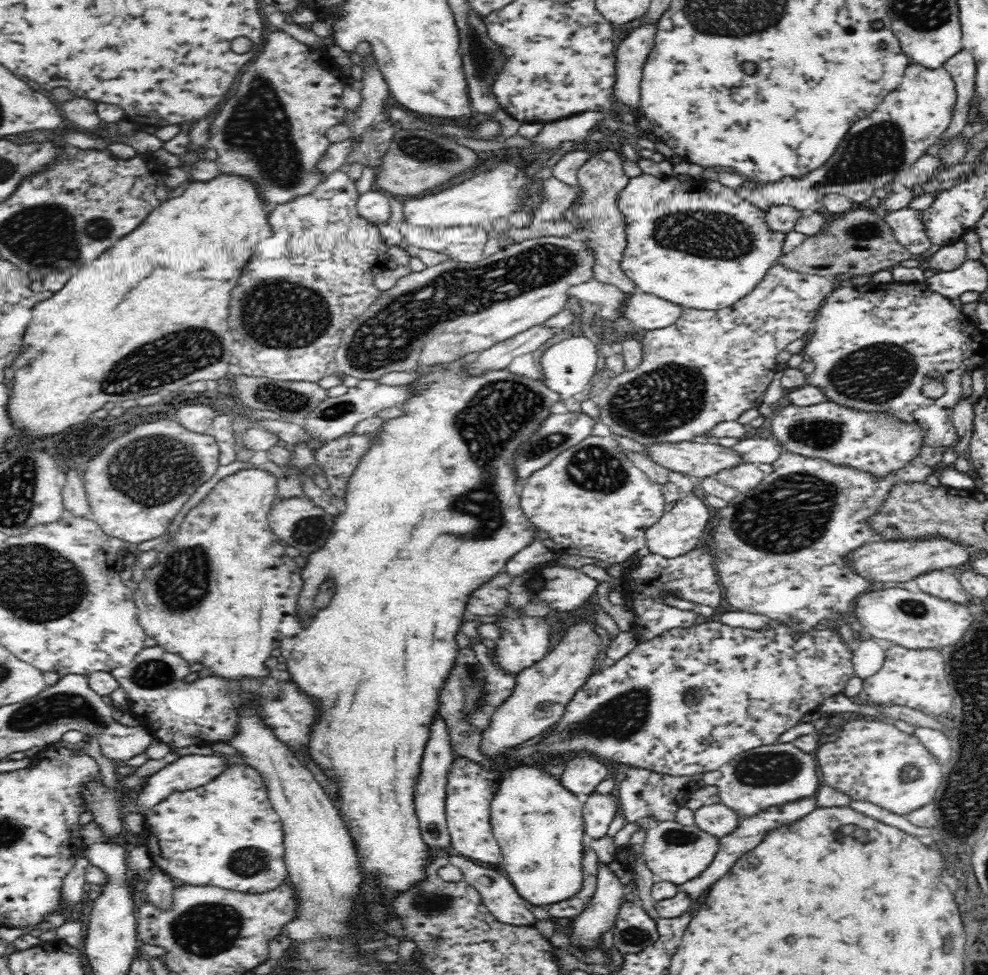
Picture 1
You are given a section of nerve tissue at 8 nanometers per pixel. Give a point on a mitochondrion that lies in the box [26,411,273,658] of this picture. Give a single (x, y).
(150, 472)

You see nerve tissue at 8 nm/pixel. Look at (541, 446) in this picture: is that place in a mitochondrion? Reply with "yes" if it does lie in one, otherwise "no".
yes

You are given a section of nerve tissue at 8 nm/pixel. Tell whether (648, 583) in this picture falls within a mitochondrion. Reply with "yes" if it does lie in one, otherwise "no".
no

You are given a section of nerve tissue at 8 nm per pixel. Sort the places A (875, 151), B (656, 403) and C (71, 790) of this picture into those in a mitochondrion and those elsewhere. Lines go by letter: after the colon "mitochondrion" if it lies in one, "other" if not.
A: mitochondrion
B: mitochondrion
C: other

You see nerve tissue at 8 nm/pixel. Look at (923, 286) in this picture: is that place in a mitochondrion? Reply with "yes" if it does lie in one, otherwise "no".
no

